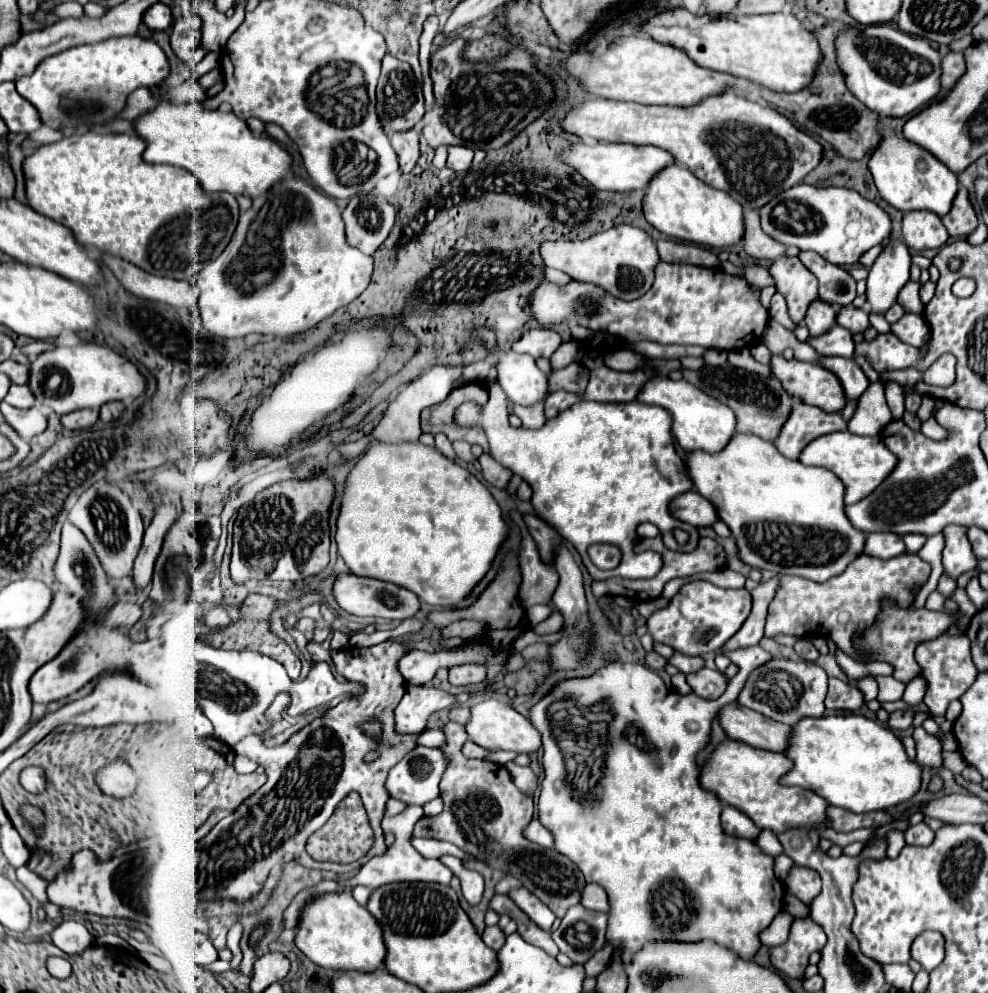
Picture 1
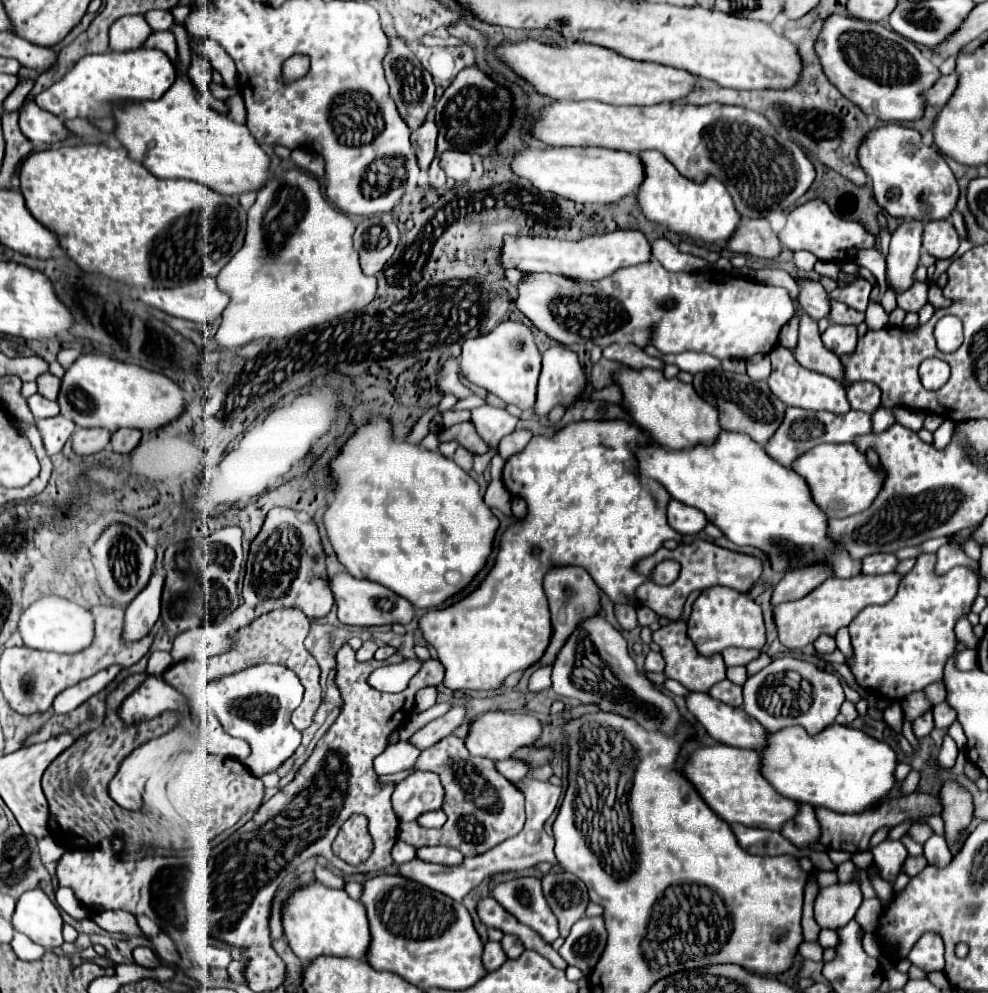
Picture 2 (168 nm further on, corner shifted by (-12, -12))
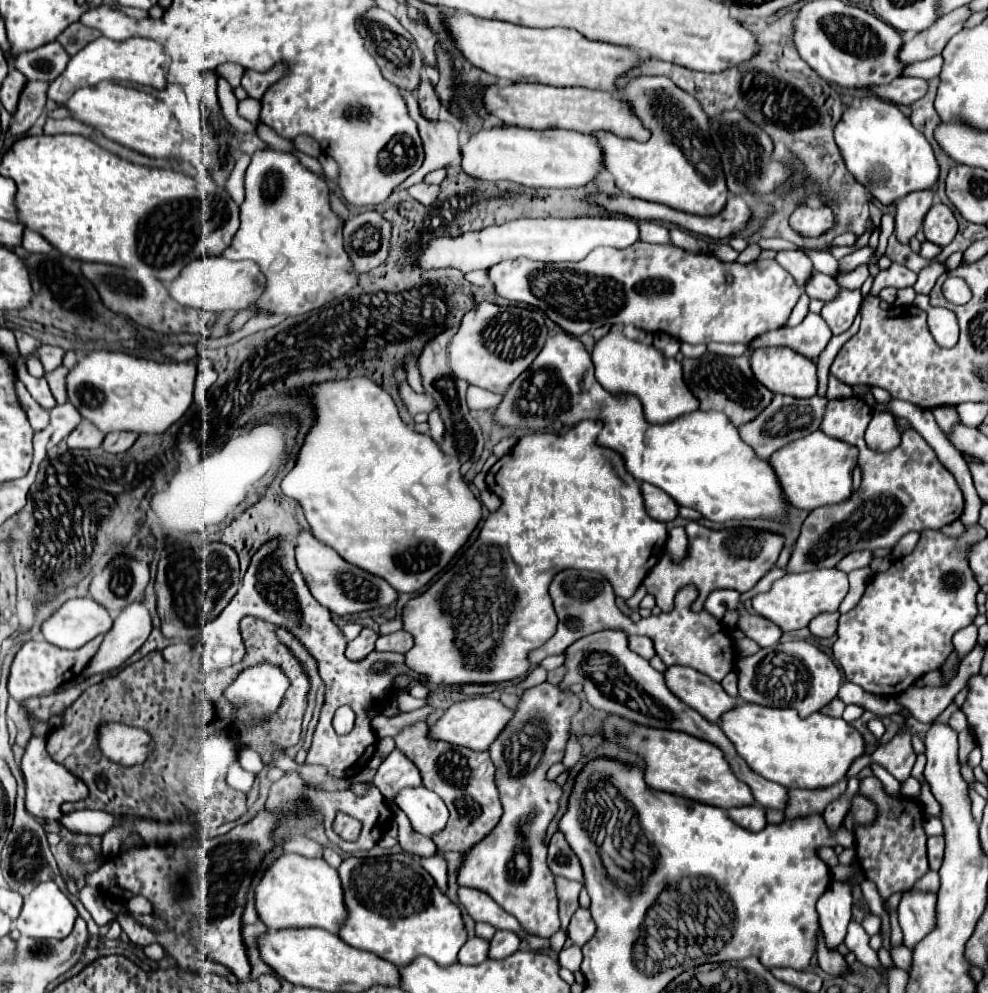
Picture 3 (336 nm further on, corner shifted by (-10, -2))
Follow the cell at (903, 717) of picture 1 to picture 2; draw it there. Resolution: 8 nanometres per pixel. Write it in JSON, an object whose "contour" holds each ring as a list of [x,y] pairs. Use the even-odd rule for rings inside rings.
{"contour":[[[930,711],[924,713],[922,717],[918,717],[918,719],[912,723],[912,731],[914,731],[914,735],[916,735],[918,739],[930,735],[932,729],[934,729],[934,721],[932,721],[932,713],[930,713]]]}

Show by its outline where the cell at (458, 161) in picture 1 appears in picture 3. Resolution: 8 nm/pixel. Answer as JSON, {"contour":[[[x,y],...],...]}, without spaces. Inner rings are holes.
{"contour":[[[402,91],[402,95],[408,105],[410,117],[418,125],[418,131],[420,131],[420,137],[424,143],[424,153],[426,153],[424,165],[400,185],[400,189],[406,189],[414,183],[420,183],[426,173],[440,169],[440,167],[448,167],[452,163],[458,163],[460,161],[460,143],[458,143],[458,129],[454,123],[444,121],[444,119],[440,119],[440,121],[424,119],[420,113],[416,95],[410,91]]]}

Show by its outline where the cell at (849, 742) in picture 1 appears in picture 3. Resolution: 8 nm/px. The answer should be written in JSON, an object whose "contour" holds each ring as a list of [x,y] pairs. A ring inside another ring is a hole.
{"contour":[[[738,703],[720,719],[720,729],[734,743],[748,767],[768,781],[798,789],[824,789],[846,777],[850,763],[864,753],[862,735],[844,719],[822,713],[800,719],[792,709]]]}

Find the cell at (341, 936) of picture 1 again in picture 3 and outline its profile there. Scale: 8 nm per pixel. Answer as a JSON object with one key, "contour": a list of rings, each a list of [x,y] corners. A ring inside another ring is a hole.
{"contour":[[[286,853],[272,861],[260,883],[254,887],[254,905],[258,919],[268,929],[320,927],[338,933],[348,915],[336,869],[332,869],[324,859],[308,859],[296,853]]]}

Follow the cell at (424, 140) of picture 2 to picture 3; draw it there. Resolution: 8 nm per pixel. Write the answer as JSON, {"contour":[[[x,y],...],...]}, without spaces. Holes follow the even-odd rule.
{"contour":[[[420,79],[420,85],[416,87],[416,97],[420,103],[420,111],[426,119],[430,121],[438,121],[438,113],[440,113],[440,99],[432,87],[432,83],[428,79]]]}

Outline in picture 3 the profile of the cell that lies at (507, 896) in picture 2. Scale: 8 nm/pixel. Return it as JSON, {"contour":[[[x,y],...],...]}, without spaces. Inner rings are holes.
{"contour":[[[548,681],[522,693],[514,709],[512,721],[508,721],[508,727],[504,727],[504,731],[496,737],[496,743],[488,747],[490,759],[496,767],[496,787],[500,791],[500,803],[504,807],[500,823],[494,831],[488,833],[488,837],[476,843],[476,847],[462,851],[462,865],[458,869],[458,885],[476,887],[488,893],[506,913],[518,919],[520,927],[526,933],[546,939],[550,939],[560,929],[556,883],[552,871],[546,865],[546,829],[558,813],[558,803],[562,797],[562,787],[556,781],[550,781],[546,777],[546,771],[554,763],[560,763],[564,759],[566,743],[570,737],[570,723],[578,709],[580,699],[574,693],[570,693],[568,689],[560,689],[558,685],[550,685]]]}

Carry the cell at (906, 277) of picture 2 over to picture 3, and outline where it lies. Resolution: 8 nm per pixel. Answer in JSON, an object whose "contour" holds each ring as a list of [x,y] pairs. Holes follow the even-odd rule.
{"contour":[[[918,191],[898,201],[896,209],[896,237],[902,243],[908,243],[910,237],[922,227],[922,221],[934,201],[934,191]]]}

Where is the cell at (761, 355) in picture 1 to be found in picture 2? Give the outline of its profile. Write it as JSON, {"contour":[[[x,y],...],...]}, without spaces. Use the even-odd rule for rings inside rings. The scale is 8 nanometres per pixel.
{"contour":[[[754,355],[746,361],[746,365],[748,365],[748,375],[754,379],[768,379],[772,373],[768,355]]]}

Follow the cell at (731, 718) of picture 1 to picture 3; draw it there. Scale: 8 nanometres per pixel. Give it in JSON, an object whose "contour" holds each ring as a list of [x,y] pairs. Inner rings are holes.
{"contour":[[[672,665],[666,669],[664,679],[668,689],[672,689],[672,693],[680,701],[696,709],[702,717],[706,717],[712,723],[718,723],[722,713],[730,711],[738,703],[738,699],[726,695],[720,683],[708,679],[692,667]]]}

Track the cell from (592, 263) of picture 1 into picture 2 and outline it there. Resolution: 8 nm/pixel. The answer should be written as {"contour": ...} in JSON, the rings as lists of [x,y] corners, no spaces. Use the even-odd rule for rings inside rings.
{"contour":[[[620,229],[606,235],[586,237],[582,241],[560,241],[560,239],[542,239],[542,237],[504,237],[502,247],[502,265],[506,269],[514,267],[526,273],[554,273],[570,279],[600,281],[616,269],[630,265],[646,263],[652,259],[652,245],[648,239],[634,229]]]}

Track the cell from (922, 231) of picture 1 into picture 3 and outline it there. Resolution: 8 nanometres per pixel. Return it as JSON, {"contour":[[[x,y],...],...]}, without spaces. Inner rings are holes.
{"contour":[[[934,203],[924,219],[926,239],[940,247],[946,247],[956,237],[956,231],[958,231],[958,223],[952,209],[944,203]]]}

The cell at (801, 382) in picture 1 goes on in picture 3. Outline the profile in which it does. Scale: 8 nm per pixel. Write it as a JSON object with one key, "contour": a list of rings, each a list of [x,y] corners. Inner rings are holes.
{"contour":[[[764,347],[764,349],[754,349],[752,355],[748,355],[752,373],[764,387],[768,387],[772,393],[782,393],[782,395],[792,395],[792,397],[812,397],[816,395],[818,389],[818,379],[816,379],[816,365],[802,357],[800,353],[788,349],[788,347]]]}

